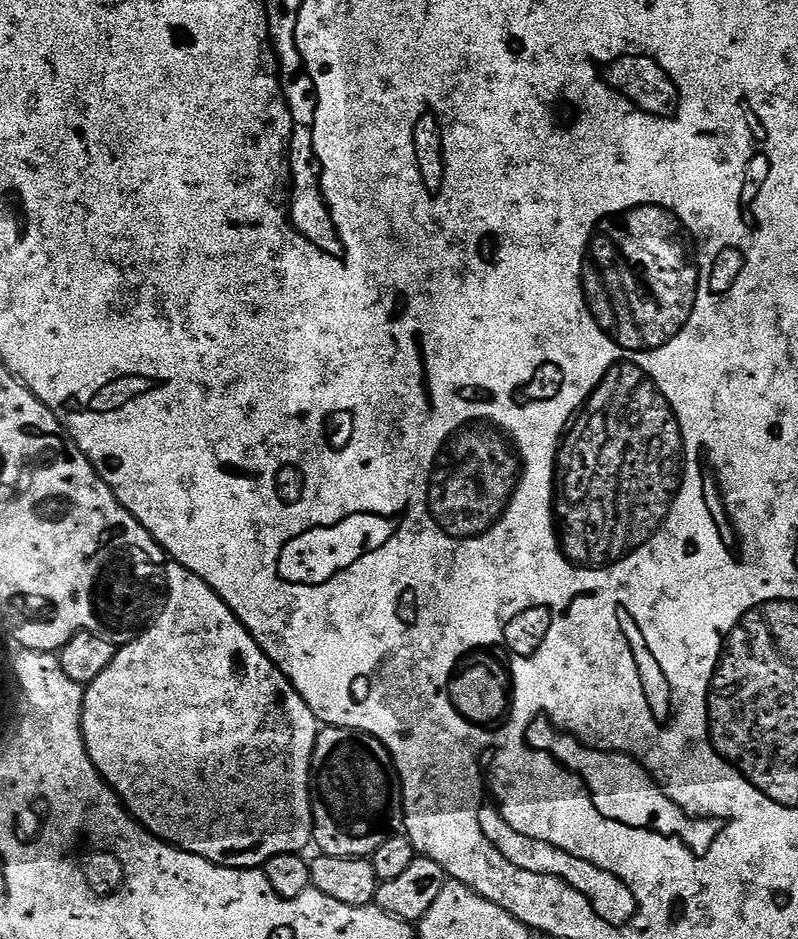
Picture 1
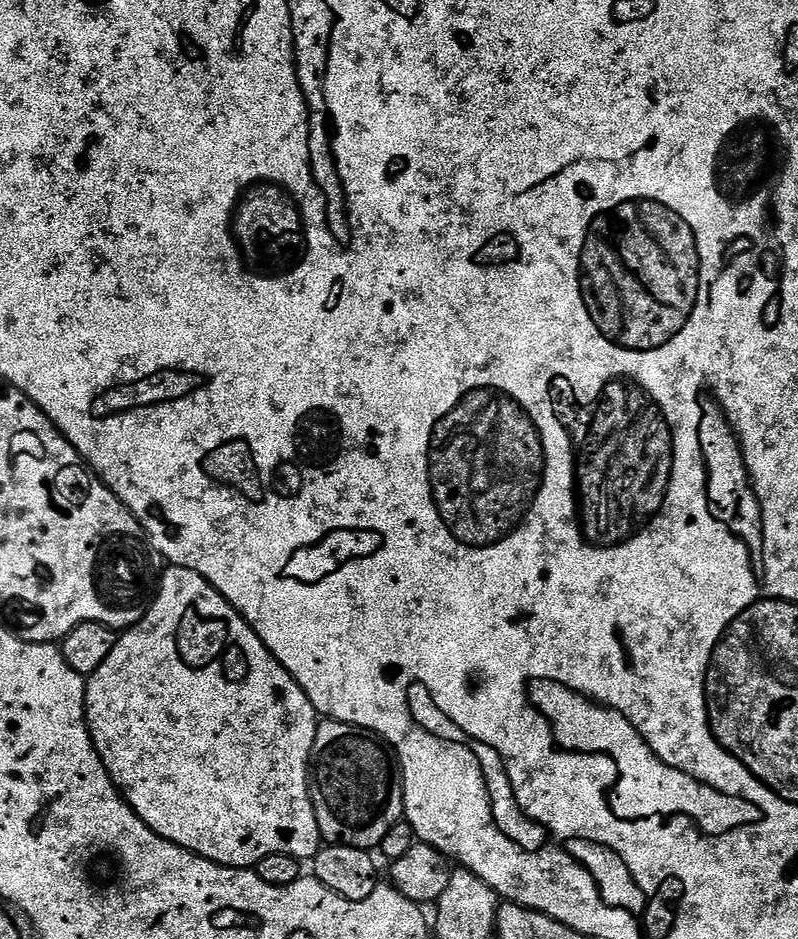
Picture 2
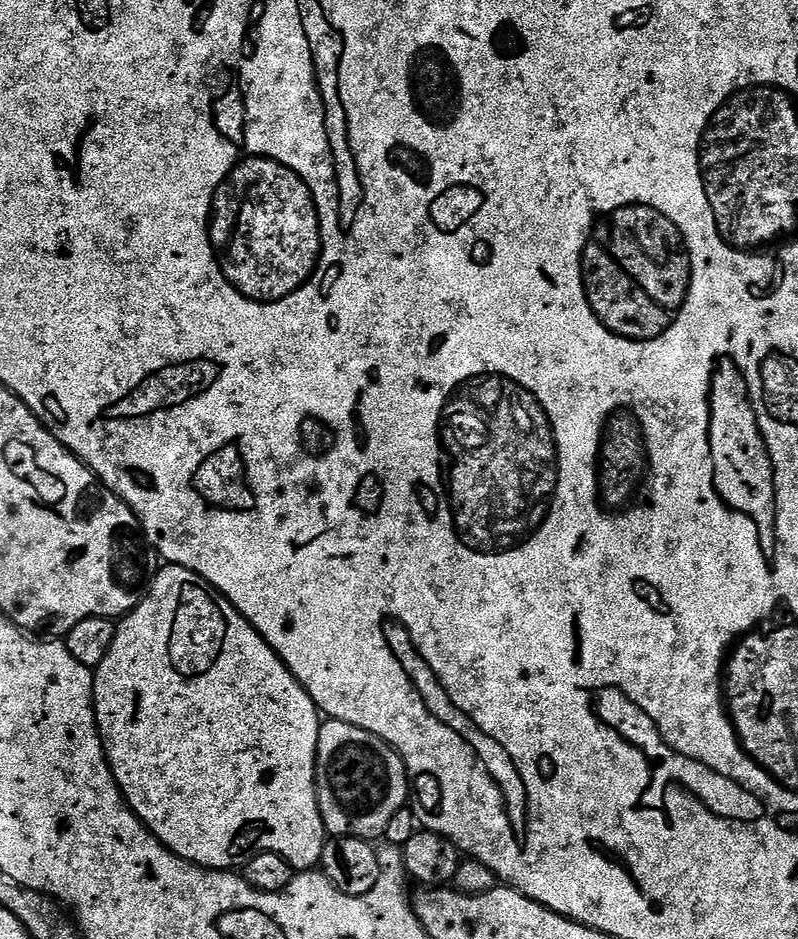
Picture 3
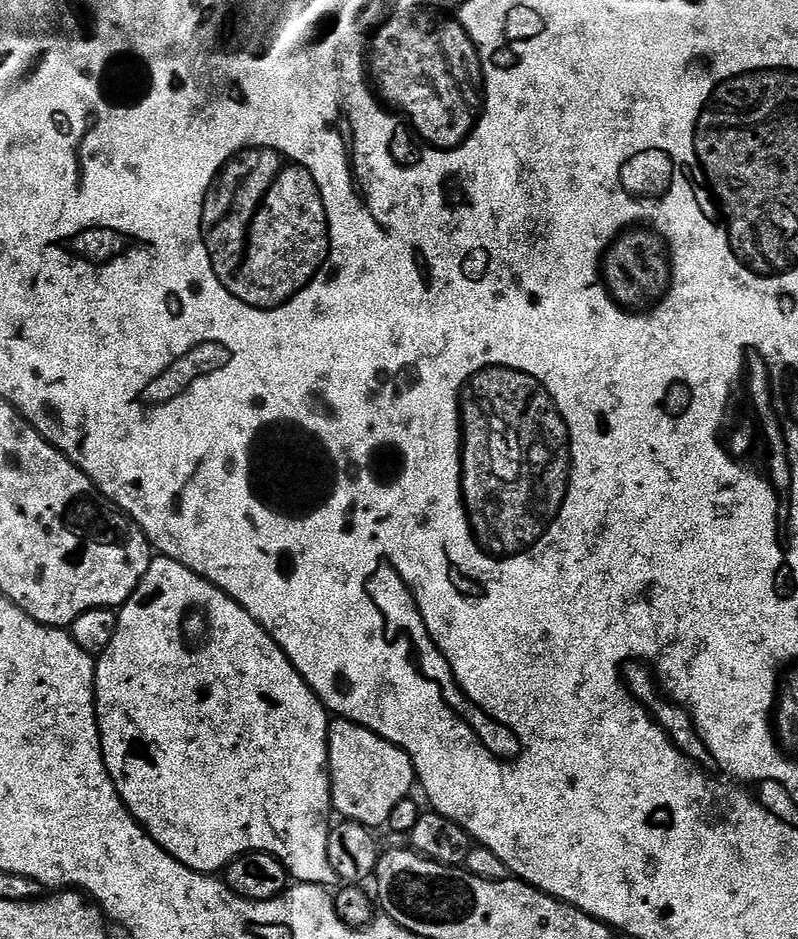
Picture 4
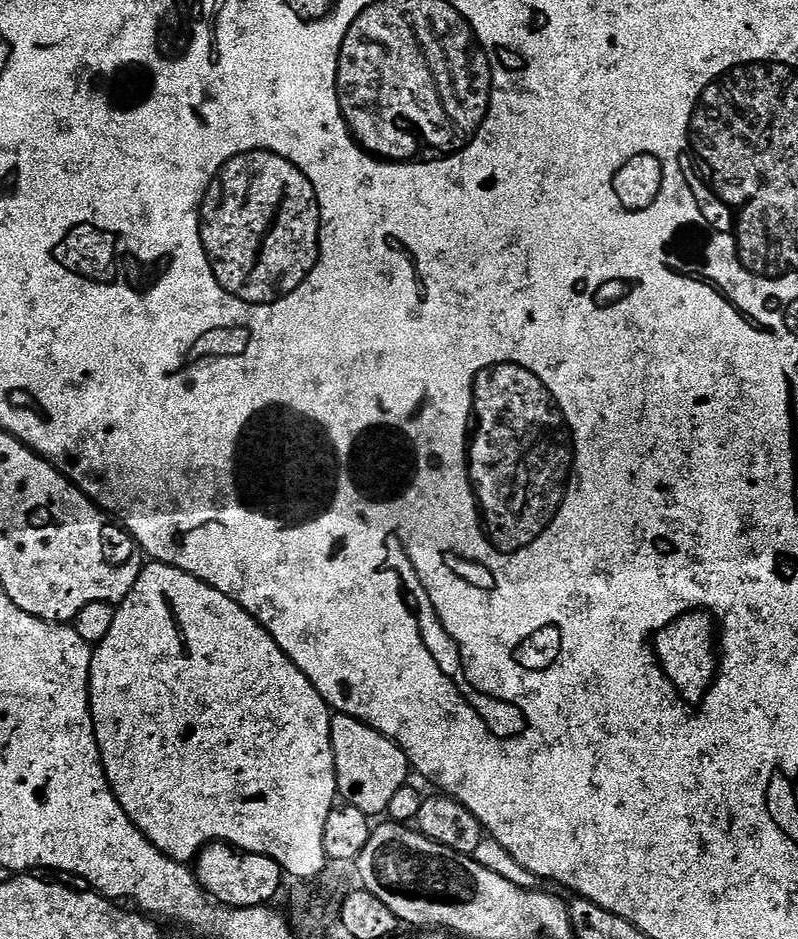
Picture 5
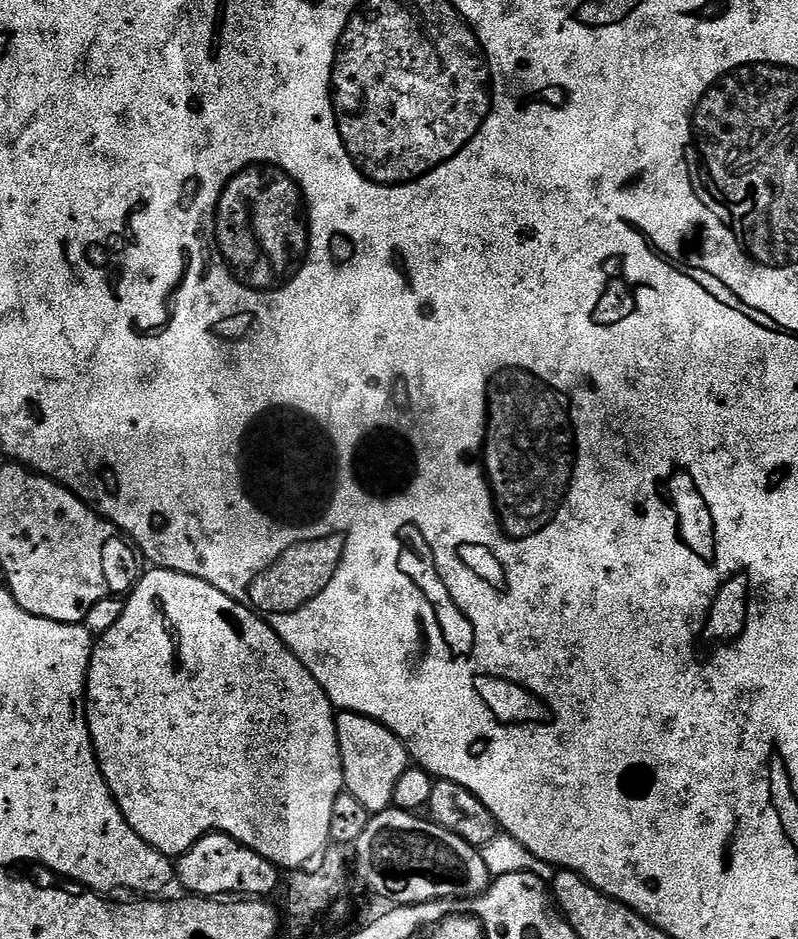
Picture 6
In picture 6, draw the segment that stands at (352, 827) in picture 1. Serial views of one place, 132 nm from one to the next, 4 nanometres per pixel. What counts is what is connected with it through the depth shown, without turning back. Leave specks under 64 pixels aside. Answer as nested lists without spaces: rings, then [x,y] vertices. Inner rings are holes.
[[[340,712],[336,717],[336,733],[344,771],[344,787],[370,814],[384,812],[392,807],[394,785],[410,767],[408,751],[393,732],[386,730],[377,720],[362,714]]]

